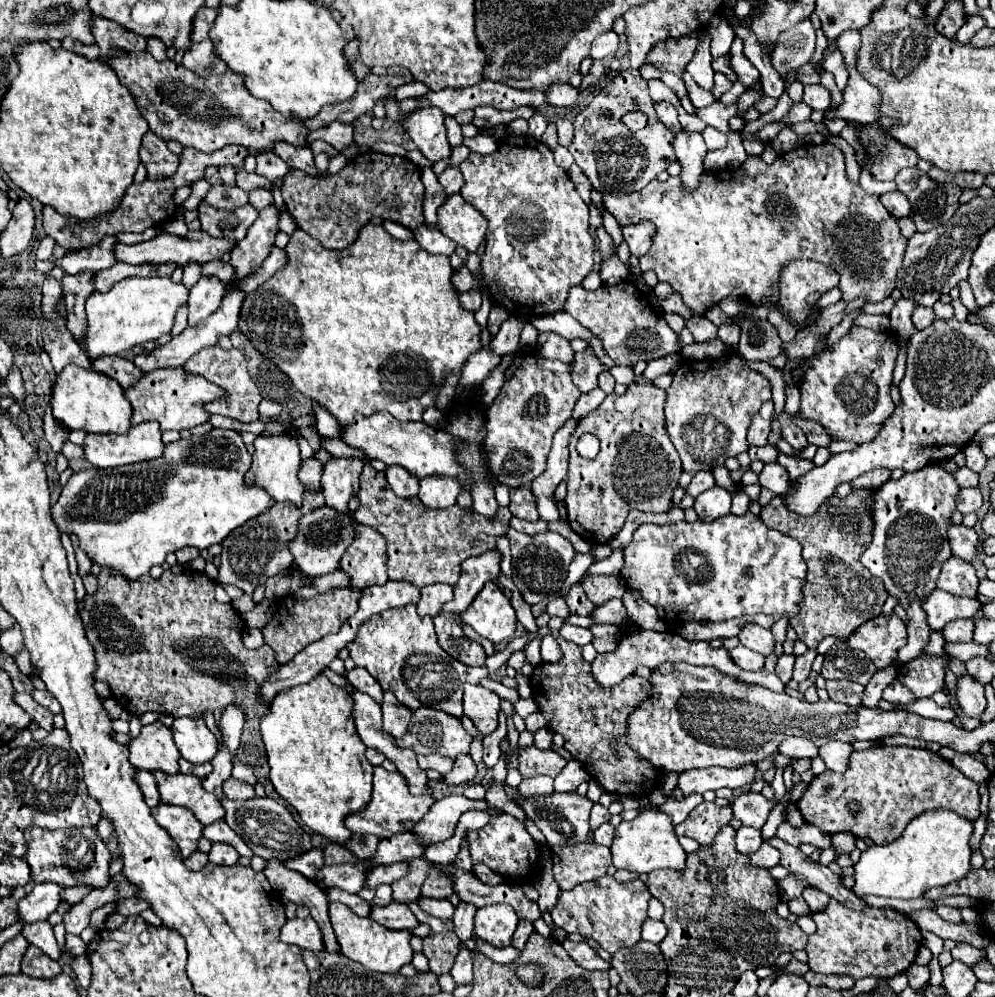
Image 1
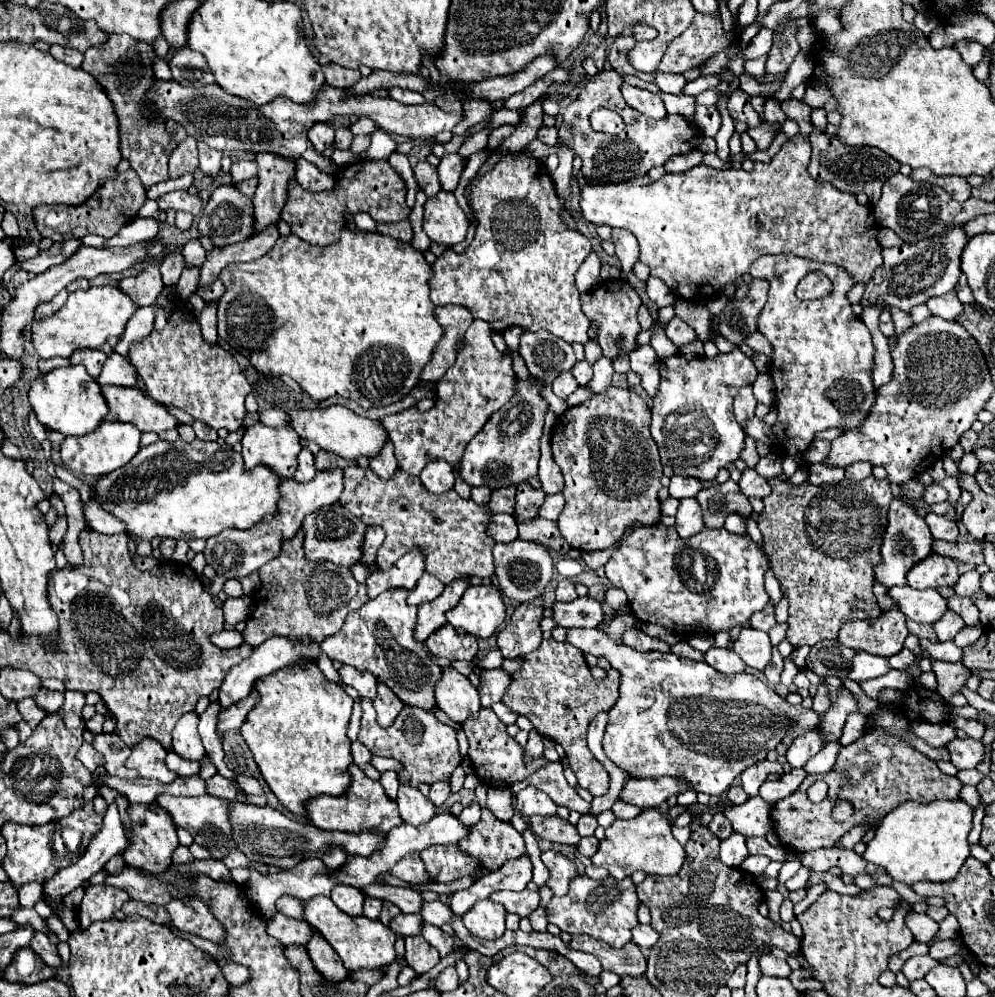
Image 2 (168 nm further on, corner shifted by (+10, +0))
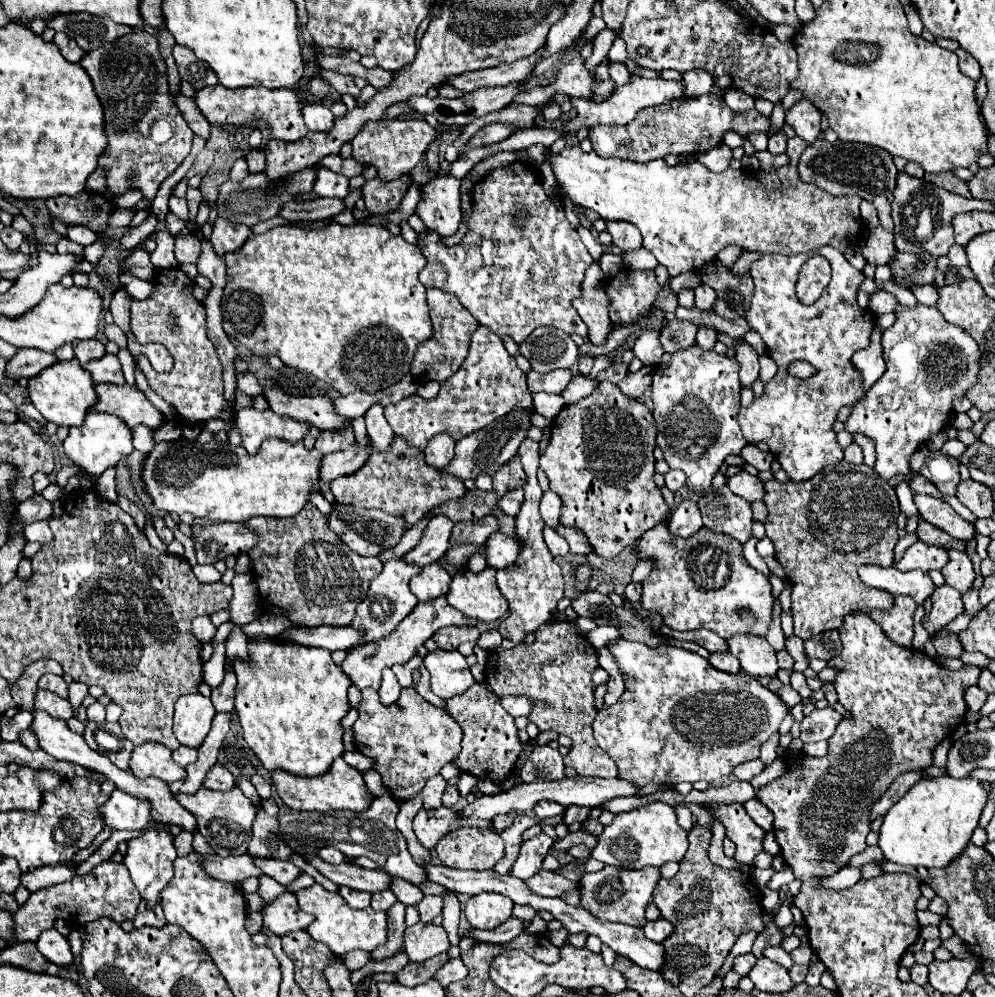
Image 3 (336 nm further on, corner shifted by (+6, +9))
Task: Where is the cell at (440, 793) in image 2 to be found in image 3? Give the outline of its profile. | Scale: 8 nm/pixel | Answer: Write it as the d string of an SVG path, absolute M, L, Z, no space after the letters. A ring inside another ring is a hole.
M438 774L432 776L430 780L426 780L426 786L422 790L422 800L424 800L424 808L426 810L434 810L442 806L442 794L446 790L446 780Z

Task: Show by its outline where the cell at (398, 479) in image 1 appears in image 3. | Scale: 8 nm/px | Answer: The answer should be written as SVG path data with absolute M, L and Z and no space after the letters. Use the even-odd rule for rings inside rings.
M372 404L370 410L364 414L364 418L366 418L368 436L374 444L374 450L384 452L392 444L392 438L394 438L394 432L384 418L384 406L382 404Z

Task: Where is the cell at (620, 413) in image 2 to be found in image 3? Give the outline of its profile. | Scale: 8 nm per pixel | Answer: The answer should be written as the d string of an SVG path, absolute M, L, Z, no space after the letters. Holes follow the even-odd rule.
M600 382L596 390L578 404L564 406L552 420L552 438L548 448L540 454L540 468L548 476L550 490L562 500L560 524L582 530L594 552L602 558L614 558L626 546L636 542L642 532L668 520L670 508L654 484L654 456L656 422L652 412L620 392L612 382Z

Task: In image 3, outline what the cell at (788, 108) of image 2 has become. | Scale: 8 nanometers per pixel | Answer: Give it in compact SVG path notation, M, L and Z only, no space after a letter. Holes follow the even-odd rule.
M806 100L796 102L786 112L786 124L794 128L796 136L812 144L822 132L820 132L820 112Z

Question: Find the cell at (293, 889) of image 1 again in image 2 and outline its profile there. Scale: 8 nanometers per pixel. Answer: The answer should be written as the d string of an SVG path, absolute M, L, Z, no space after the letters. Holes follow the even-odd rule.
M316 929L312 931L312 939L308 941L306 949L308 949L308 955L310 955L314 967L326 979L330 979L330 981L342 981L348 975L348 971L344 969L338 953L334 953L332 945Z

